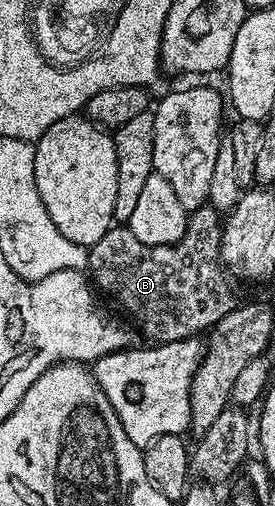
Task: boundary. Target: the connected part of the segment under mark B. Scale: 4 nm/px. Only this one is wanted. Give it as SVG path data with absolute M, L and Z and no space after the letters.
M210 205L199 207L190 214L187 229L179 241L154 247L143 245L143 241L139 241L139 237L135 237L128 226L114 225L107 233L103 233L103 237L99 237L99 241L95 241L93 247L88 248L87 271L96 290L106 291L130 315L128 318L135 324L136 330L149 338L146 340L159 344L200 336L239 306L239 298L233 292L234 284L219 258L221 227L217 218L219 212L216 208Z

